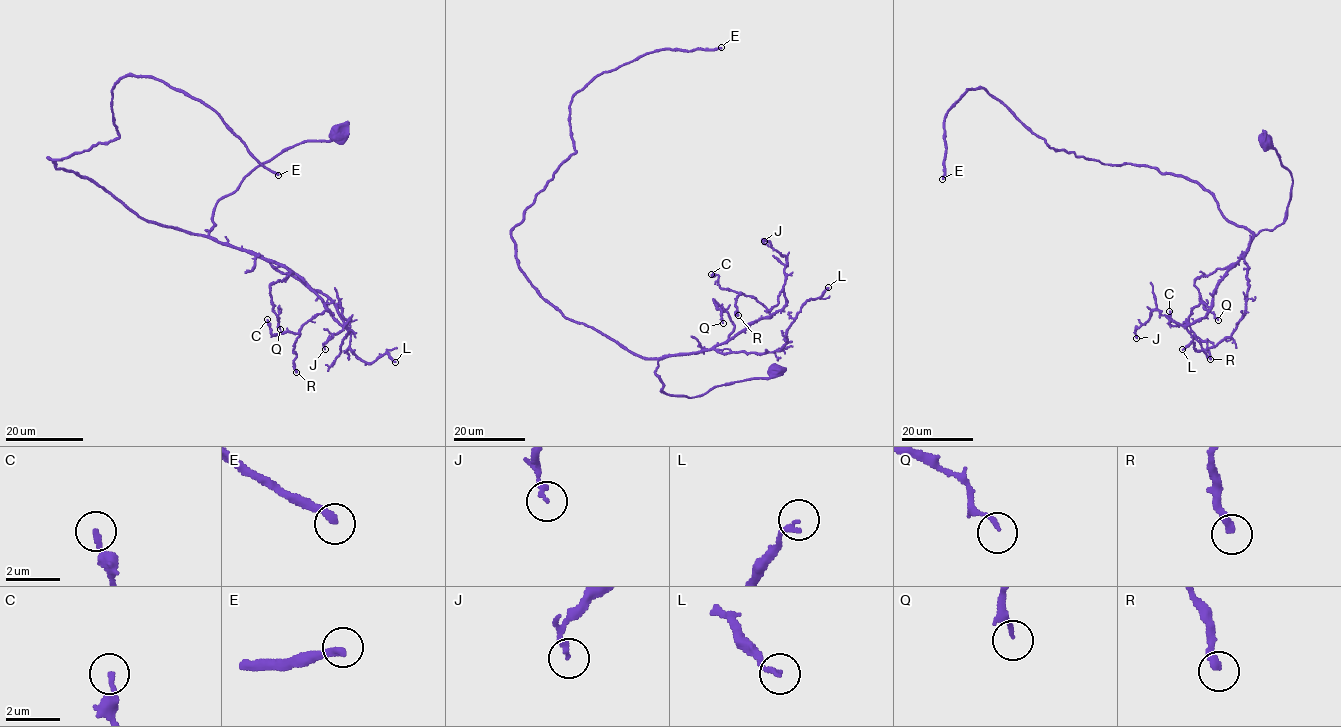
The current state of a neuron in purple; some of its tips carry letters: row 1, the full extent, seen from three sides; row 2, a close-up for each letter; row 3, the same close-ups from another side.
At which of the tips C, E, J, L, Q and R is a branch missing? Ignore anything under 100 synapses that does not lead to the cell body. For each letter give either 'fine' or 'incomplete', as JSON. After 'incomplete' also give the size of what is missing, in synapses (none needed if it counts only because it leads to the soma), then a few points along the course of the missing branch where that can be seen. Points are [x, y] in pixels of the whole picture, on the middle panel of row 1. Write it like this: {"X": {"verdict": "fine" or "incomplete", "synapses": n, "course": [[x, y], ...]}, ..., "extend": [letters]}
{"C": {"verdict": "fine"}, "E": {"verdict": "incomplete", "synapses": 300, "course": [[721, 47], [746, 41], [762, 58], [774, 101], [706, 136], [675, 175], [561, 260], [499, 335]]}, "J": {"verdict": "fine"}, "L": {"verdict": "fine"}, "Q": {"verdict": "fine"}, "R": {"verdict": "fine"}, "extend": ["E"]}

